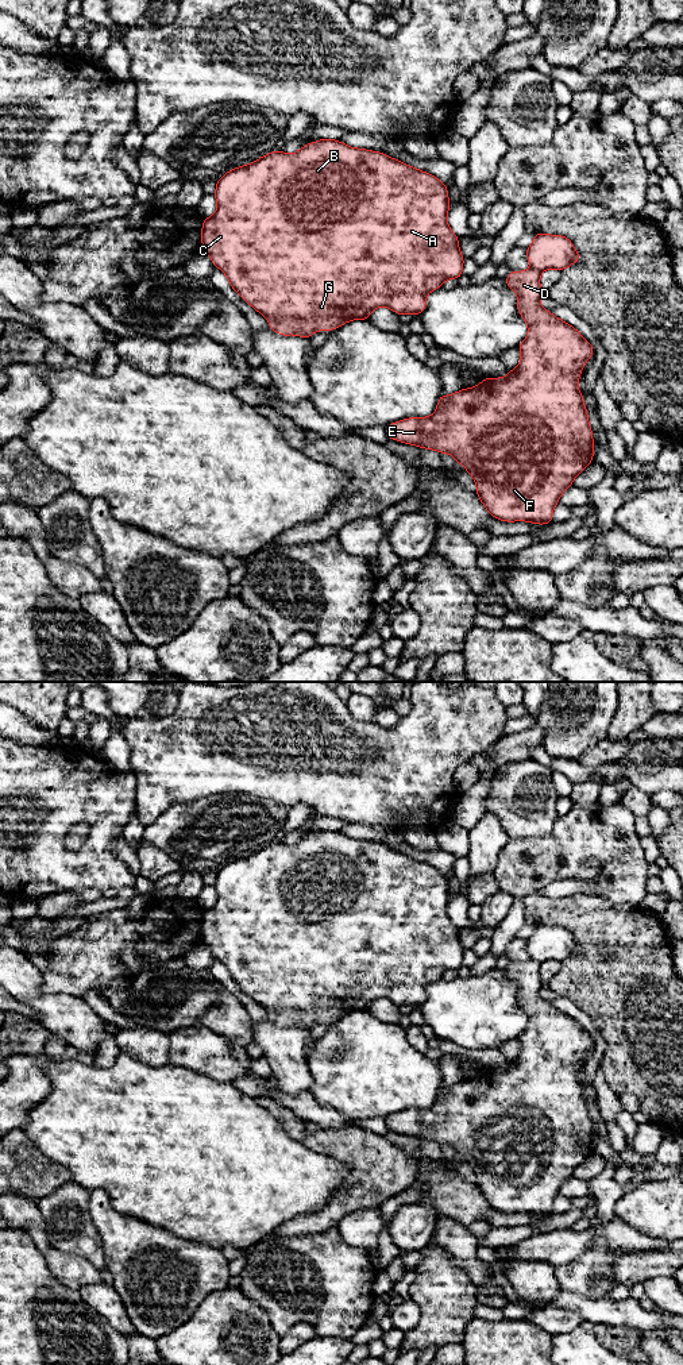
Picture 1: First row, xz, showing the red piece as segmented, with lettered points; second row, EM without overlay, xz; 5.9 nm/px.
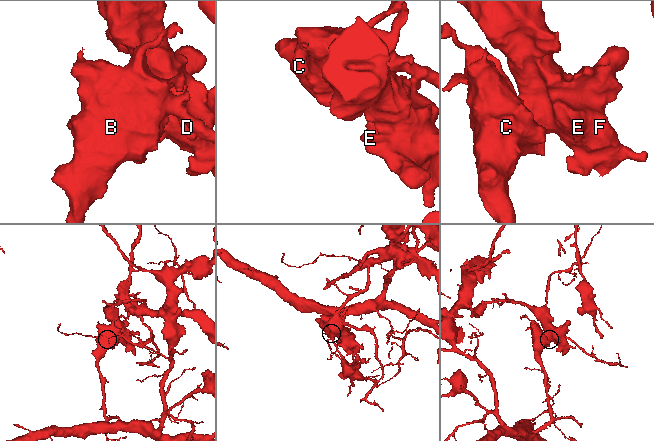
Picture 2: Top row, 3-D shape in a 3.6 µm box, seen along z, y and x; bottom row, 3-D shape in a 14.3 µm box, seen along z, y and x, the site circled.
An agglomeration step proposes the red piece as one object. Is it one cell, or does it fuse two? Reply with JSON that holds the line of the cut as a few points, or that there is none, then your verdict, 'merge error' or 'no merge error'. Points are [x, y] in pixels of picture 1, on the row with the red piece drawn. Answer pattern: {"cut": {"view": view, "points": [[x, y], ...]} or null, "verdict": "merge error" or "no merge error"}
{"cut": null, "verdict": "no merge error"}

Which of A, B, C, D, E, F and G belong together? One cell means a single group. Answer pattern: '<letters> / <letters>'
A B C D E F G

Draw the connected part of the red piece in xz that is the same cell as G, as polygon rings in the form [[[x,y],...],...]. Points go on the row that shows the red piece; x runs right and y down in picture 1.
[[[319,139],[308,143],[294,154],[271,151],[250,165],[228,170],[216,181],[213,193],[217,209],[202,220],[201,243],[212,263],[228,278],[231,288],[269,320],[269,327],[278,335],[296,335],[310,339],[313,332],[333,331],[351,320],[367,320],[371,312],[386,306],[397,315],[418,316],[427,308],[427,294],[441,288],[447,279],[463,274],[464,258],[459,250],[459,238],[448,225],[448,188],[435,176],[414,169],[383,153],[348,147],[340,140]]]

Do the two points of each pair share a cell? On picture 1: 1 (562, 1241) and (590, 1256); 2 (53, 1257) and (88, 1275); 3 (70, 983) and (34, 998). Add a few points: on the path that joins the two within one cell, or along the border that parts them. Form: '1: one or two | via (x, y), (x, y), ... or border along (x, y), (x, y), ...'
1: two | border along (614, 1254), (593, 1244), (577, 1260), (555, 1267)
2: one | via (61, 1264), (73, 1272), (80, 1272)
3: two | border along (42, 974), (43, 991), (77, 997)

